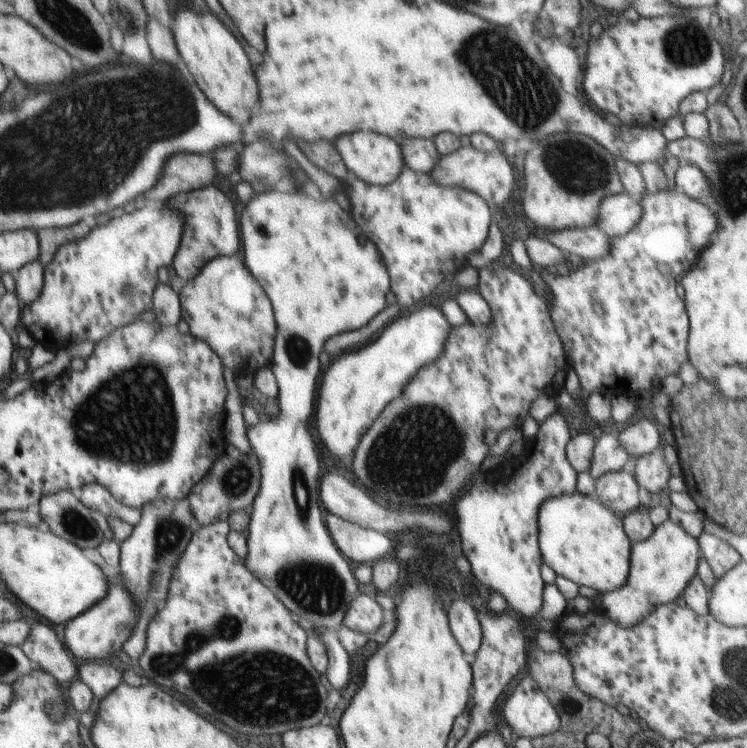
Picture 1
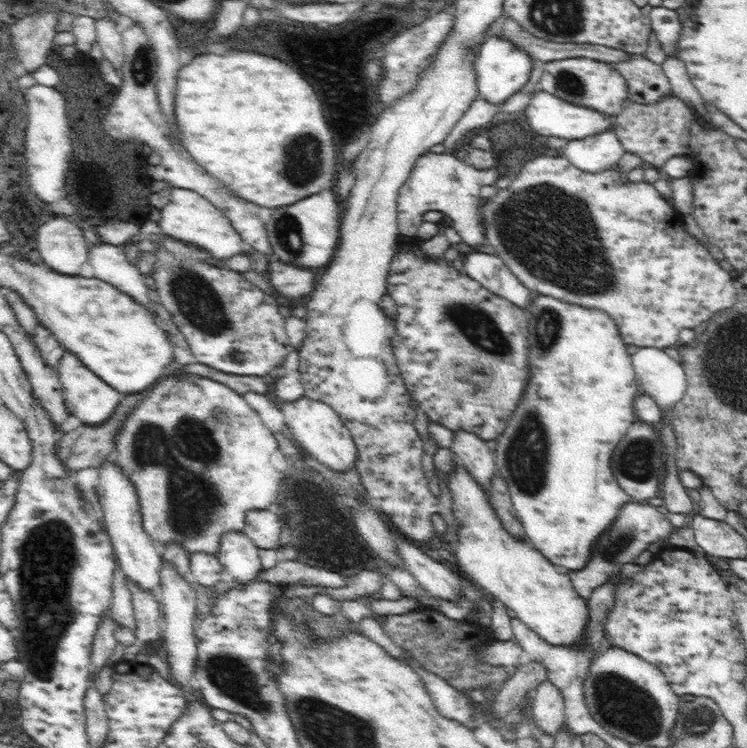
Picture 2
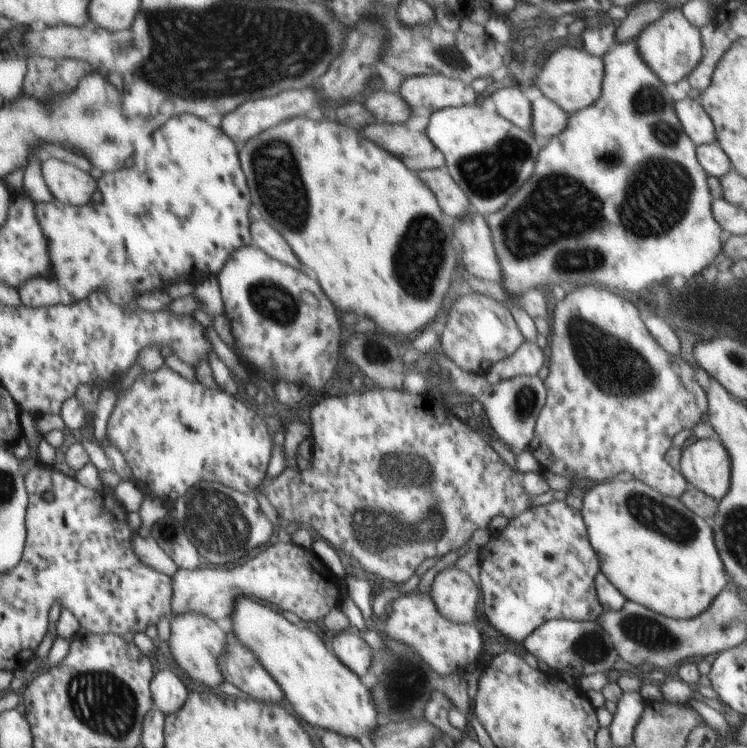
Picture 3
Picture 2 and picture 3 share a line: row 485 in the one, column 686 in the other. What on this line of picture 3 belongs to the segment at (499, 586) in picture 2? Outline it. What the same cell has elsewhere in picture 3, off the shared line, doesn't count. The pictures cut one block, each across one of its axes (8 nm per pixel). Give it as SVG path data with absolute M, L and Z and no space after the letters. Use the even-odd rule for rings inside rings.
M718 438L697 440L682 451L680 469L688 484L721 501L731 483L730 455Z

